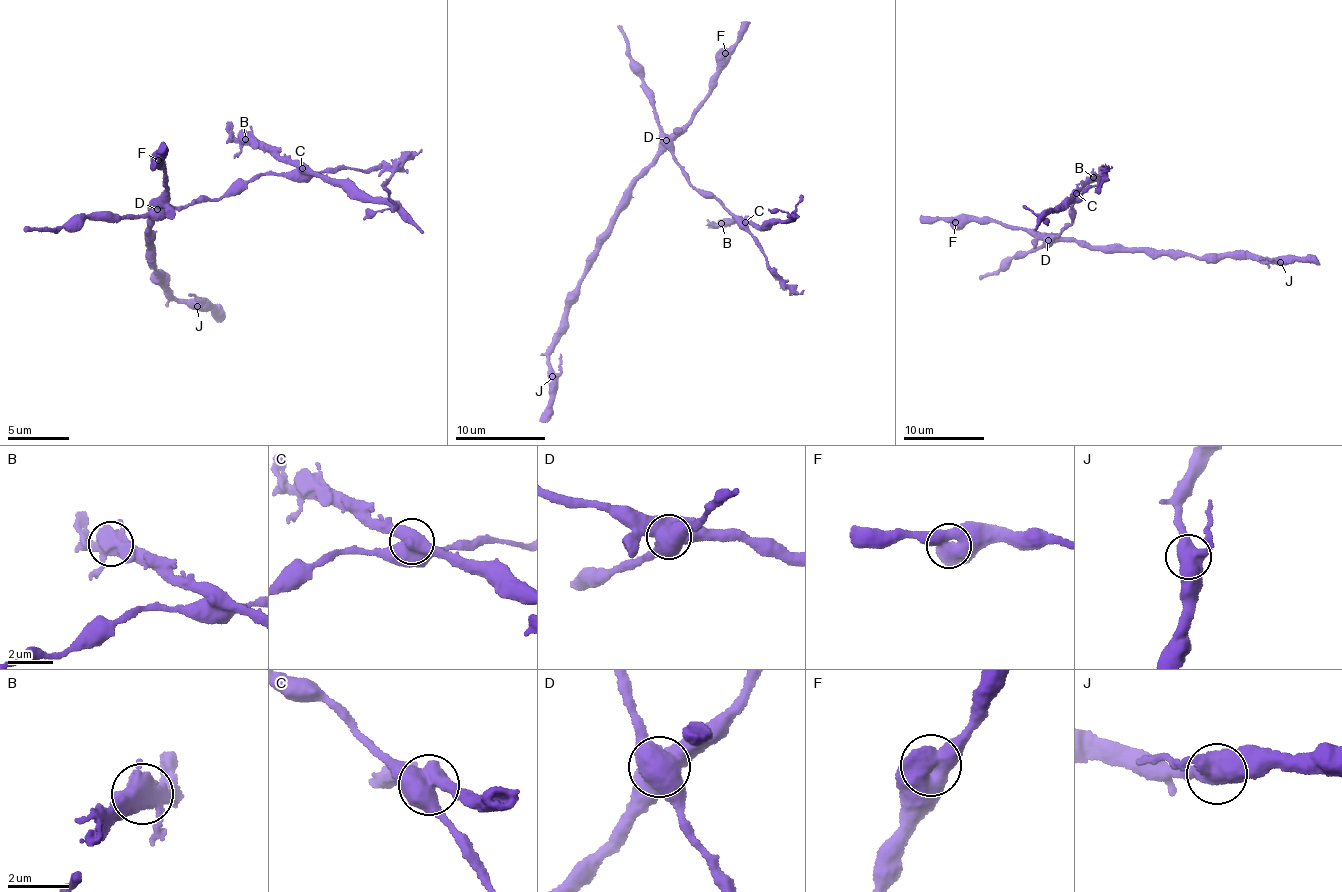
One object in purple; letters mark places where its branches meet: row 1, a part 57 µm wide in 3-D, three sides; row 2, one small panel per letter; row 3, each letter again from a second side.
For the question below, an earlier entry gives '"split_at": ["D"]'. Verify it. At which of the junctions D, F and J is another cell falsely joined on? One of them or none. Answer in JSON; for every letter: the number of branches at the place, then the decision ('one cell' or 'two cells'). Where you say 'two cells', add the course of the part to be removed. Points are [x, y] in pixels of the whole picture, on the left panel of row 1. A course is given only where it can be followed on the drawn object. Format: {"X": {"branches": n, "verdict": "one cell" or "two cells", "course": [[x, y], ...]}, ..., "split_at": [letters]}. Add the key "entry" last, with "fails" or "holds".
{"D": {"branches": 4, "verdict": "two cells", "course": [[155, 210], [237, 191], [267, 174], [315, 173], [332, 182], [348, 180], [371, 196], [386, 197], [423, 234]]}, "F": {"branches": 2, "verdict": "one cell"}, "J": {"branches": 3, "verdict": "one cell"}, "split_at": ["D"], "entry": "holds"}

